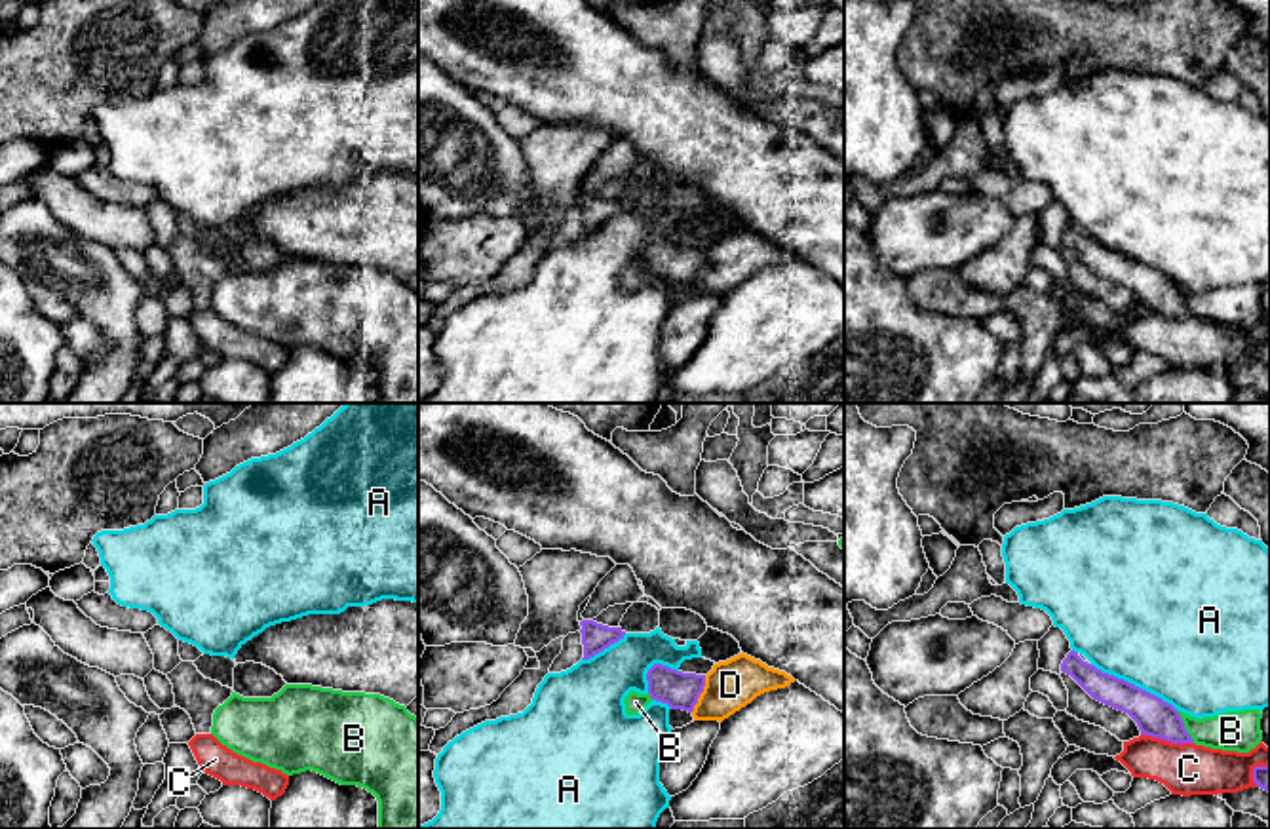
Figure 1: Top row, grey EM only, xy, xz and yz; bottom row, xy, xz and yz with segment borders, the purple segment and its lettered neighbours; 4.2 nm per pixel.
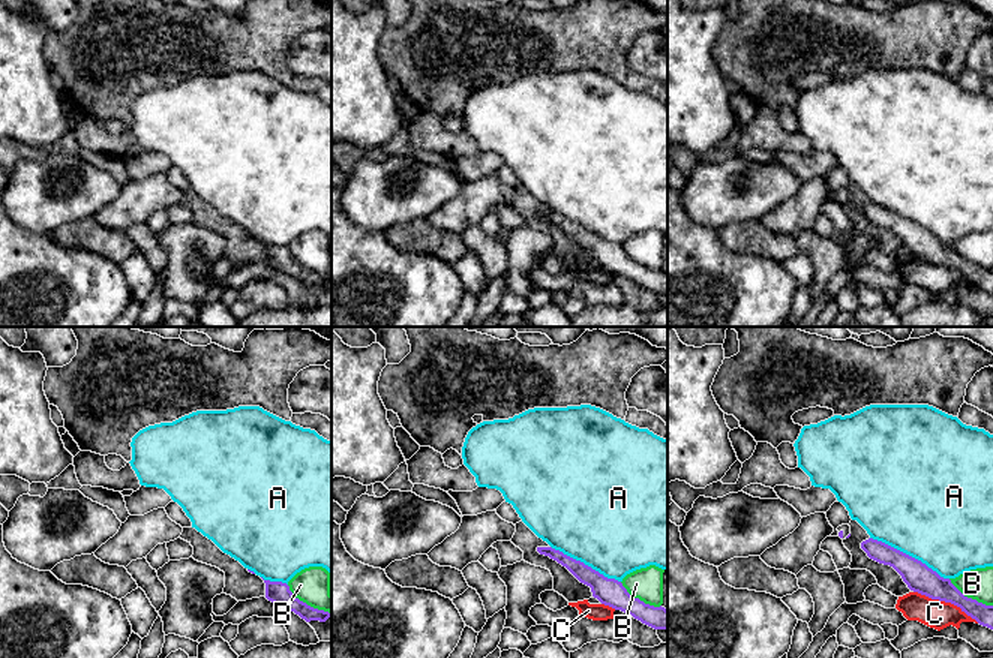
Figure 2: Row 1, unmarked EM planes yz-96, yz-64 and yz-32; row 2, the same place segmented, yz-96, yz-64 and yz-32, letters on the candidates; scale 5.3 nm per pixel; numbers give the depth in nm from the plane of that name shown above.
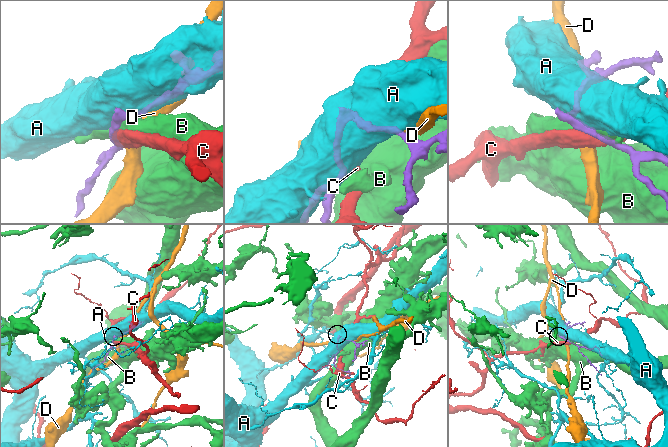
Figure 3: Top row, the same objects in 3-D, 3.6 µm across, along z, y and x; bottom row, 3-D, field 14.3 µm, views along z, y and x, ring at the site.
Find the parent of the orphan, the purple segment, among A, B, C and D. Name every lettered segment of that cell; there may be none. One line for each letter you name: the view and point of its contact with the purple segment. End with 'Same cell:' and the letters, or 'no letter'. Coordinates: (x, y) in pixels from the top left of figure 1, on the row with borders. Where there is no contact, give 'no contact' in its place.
Same cell: no letter

